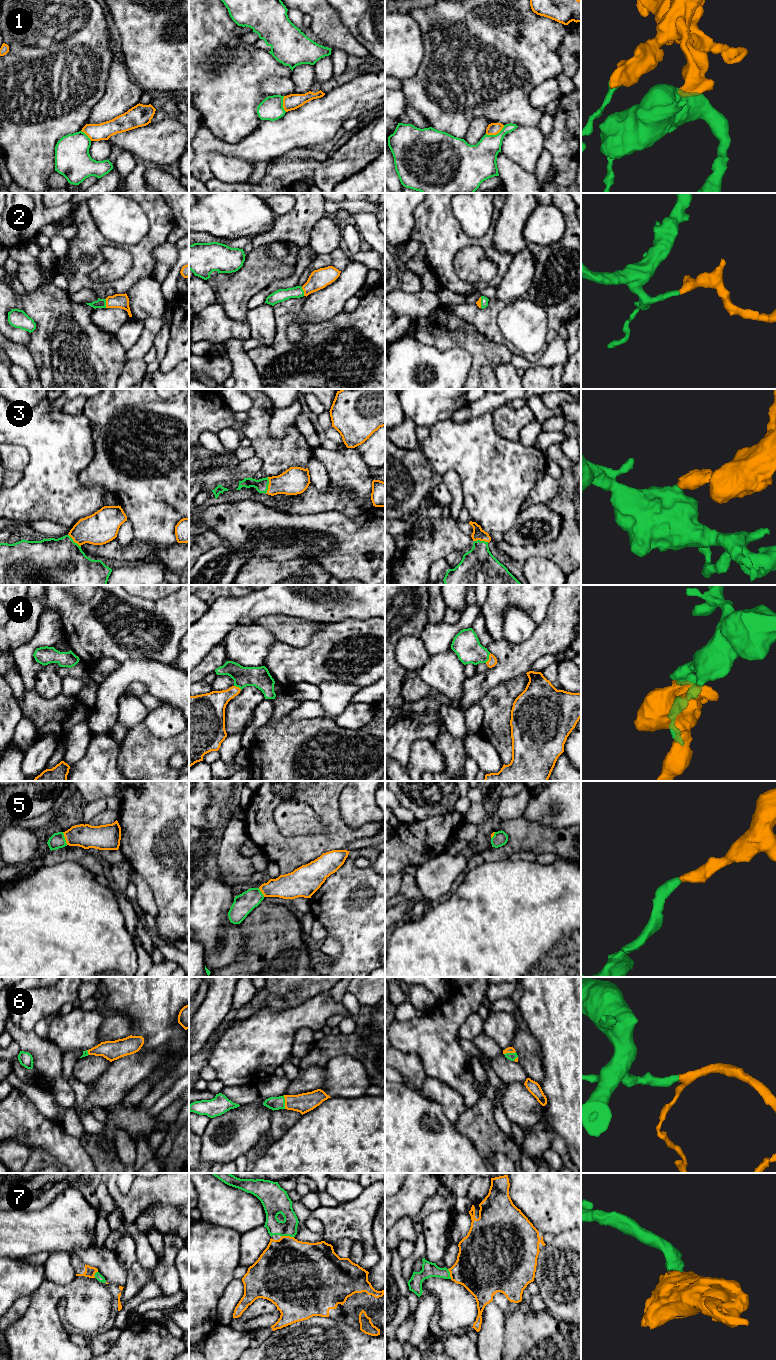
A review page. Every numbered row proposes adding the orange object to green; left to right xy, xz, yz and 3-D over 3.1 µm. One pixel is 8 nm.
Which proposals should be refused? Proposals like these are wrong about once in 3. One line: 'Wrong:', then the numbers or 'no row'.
Wrong: 1

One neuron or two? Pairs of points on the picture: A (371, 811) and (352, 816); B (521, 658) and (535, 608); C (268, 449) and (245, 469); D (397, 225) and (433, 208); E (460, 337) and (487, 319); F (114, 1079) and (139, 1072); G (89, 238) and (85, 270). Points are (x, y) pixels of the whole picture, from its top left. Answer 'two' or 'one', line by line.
A: one
B: two
C: two
D: two
E: two
F: one
G: one

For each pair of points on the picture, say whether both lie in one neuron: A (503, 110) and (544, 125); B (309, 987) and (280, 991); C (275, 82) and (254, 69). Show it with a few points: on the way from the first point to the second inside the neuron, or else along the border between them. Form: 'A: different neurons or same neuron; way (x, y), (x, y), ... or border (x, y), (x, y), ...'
A: different neurons; border (542, 113), (536, 124)
B: same neuron; way (302, 987), (287, 987)
C: different neurons; border (289, 77), (267, 77), (262, 83), (262, 92)

